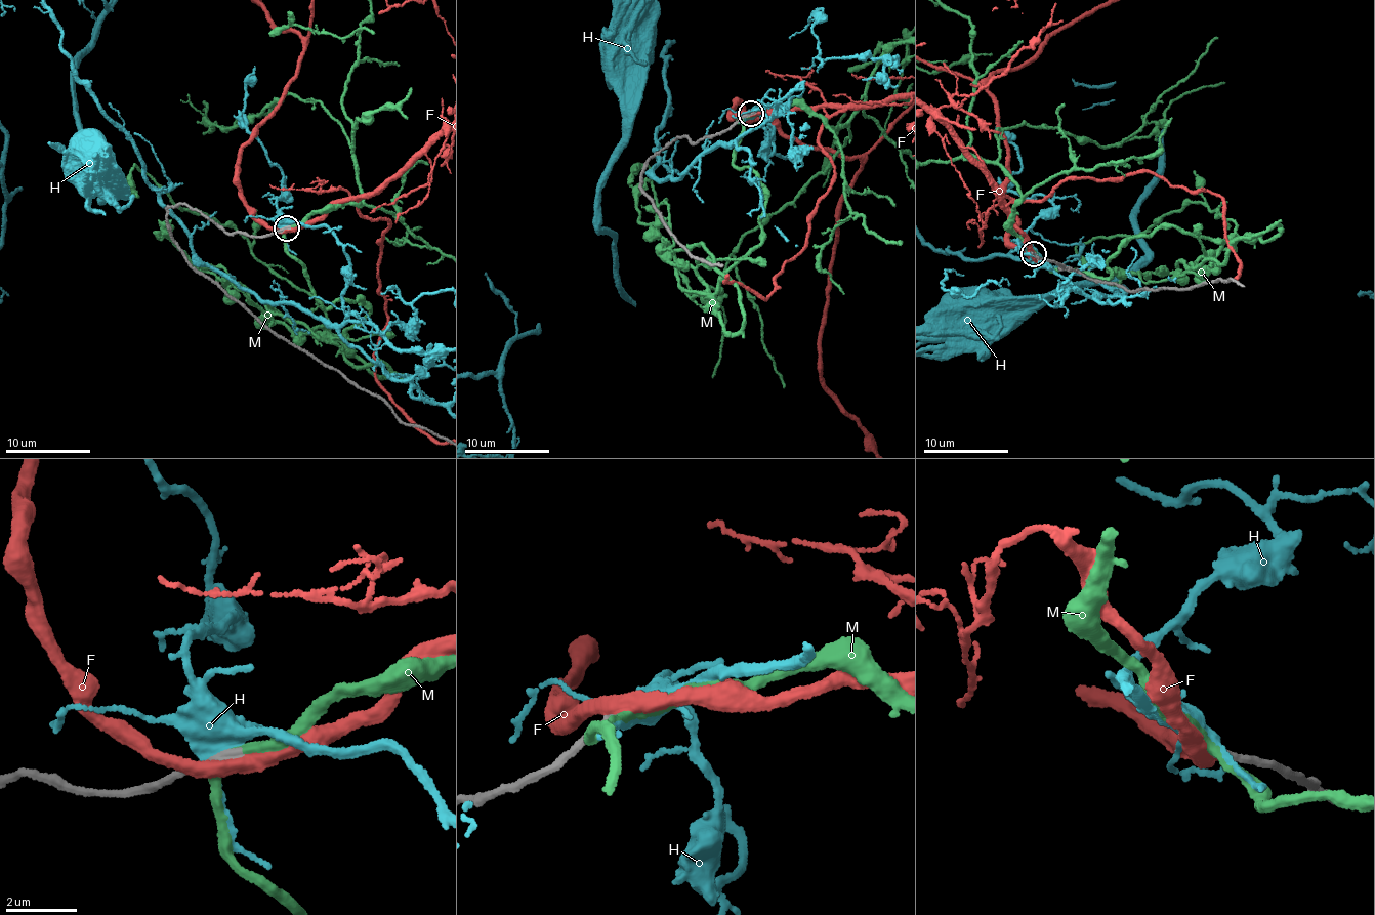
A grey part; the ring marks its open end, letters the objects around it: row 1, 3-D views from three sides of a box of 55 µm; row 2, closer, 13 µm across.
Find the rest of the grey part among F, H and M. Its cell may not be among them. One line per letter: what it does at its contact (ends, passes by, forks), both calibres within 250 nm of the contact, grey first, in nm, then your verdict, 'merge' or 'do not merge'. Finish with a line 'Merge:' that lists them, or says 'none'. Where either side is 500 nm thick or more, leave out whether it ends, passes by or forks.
F: it passes by; calibres 320 and 420 nm; do not merge
H: it passes by; calibres 300 and 480 nm; do not merge
M: it passes by; calibres 280 and 300 nm; merge
Merge: M

